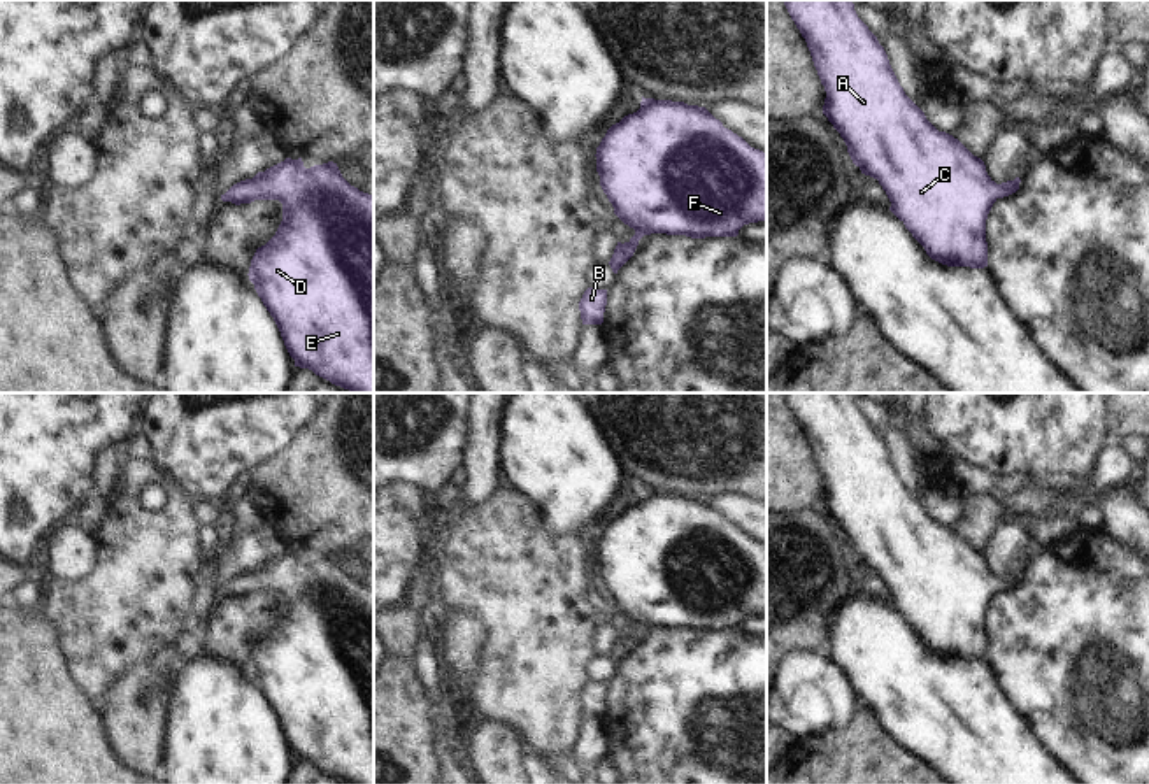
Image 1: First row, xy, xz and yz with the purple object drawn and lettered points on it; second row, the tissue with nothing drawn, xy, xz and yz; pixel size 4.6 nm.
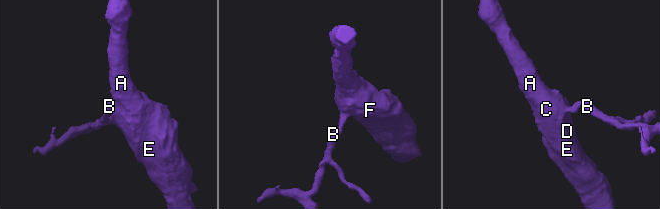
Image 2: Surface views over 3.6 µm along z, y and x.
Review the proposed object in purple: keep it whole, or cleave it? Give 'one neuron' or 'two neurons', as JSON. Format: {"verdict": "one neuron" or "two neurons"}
{"verdict": "one neuron"}

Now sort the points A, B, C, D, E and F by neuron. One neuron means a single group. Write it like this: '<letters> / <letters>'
A B C D E F

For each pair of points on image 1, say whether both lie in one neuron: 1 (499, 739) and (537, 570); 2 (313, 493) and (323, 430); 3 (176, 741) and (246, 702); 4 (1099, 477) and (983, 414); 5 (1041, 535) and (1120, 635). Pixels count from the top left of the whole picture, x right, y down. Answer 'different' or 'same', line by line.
1: different
2: same
3: same
4: different
5: different

